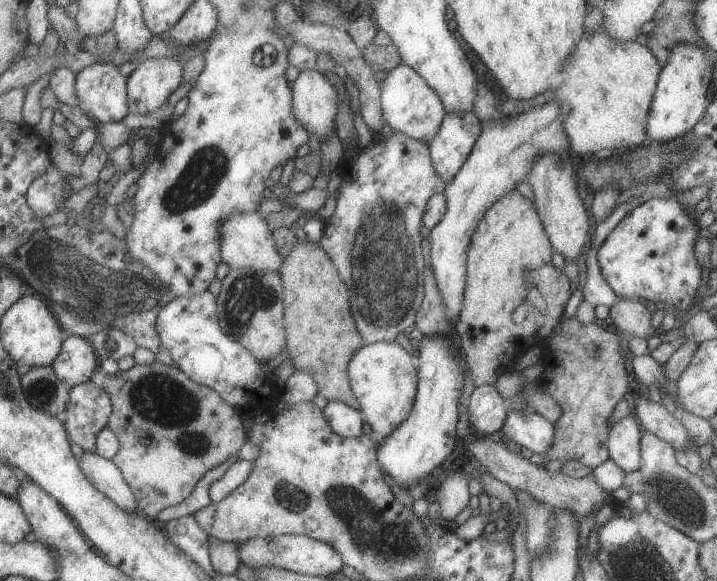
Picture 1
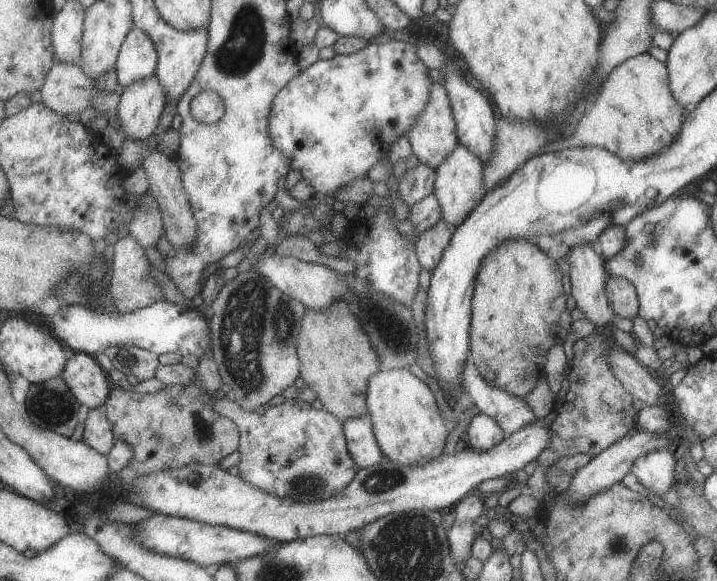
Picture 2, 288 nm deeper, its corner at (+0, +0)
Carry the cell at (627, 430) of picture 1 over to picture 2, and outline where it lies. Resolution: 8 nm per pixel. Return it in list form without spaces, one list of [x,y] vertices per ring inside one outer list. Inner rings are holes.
[[[655,450],[647,452],[639,458],[635,458],[631,466],[631,474],[653,494],[663,494],[669,490],[673,482],[673,466],[677,464],[677,454],[671,454],[667,450]]]

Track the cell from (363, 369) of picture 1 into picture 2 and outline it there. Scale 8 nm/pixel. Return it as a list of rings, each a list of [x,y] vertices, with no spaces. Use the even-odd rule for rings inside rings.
[[[379,370],[367,378],[365,402],[373,424],[373,434],[383,456],[403,466],[425,464],[443,454],[443,442],[449,434],[433,394],[409,370]]]

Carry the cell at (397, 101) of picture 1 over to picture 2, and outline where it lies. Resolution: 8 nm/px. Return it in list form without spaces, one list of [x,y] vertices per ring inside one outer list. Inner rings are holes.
[[[431,84],[429,86],[429,102],[425,104],[423,112],[415,118],[415,122],[411,124],[411,130],[405,134],[413,154],[417,156],[419,164],[429,164],[433,170],[439,168],[439,164],[455,150],[457,146],[457,134],[455,134],[455,120],[453,120],[453,112],[449,106],[449,98],[447,92],[441,84]]]

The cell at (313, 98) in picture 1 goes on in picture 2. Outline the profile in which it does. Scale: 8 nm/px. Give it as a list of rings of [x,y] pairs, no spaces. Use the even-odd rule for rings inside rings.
[[[383,38],[369,42],[363,50],[355,54],[335,56],[331,60],[317,60],[309,68],[301,70],[279,94],[273,98],[269,114],[269,136],[273,146],[277,146],[289,160],[291,168],[301,172],[313,192],[323,192],[327,196],[333,190],[363,178],[367,170],[379,162],[379,158],[389,154],[391,144],[411,130],[415,118],[423,112],[429,102],[429,78],[427,68],[415,58],[415,44],[395,42]]]

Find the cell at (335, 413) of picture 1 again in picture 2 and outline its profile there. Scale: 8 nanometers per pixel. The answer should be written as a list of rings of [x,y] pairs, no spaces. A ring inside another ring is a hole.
[[[369,416],[363,418],[347,418],[341,422],[347,450],[357,466],[357,470],[365,470],[371,466],[377,466],[383,458],[381,448],[377,446],[375,434],[373,434],[373,424]]]

